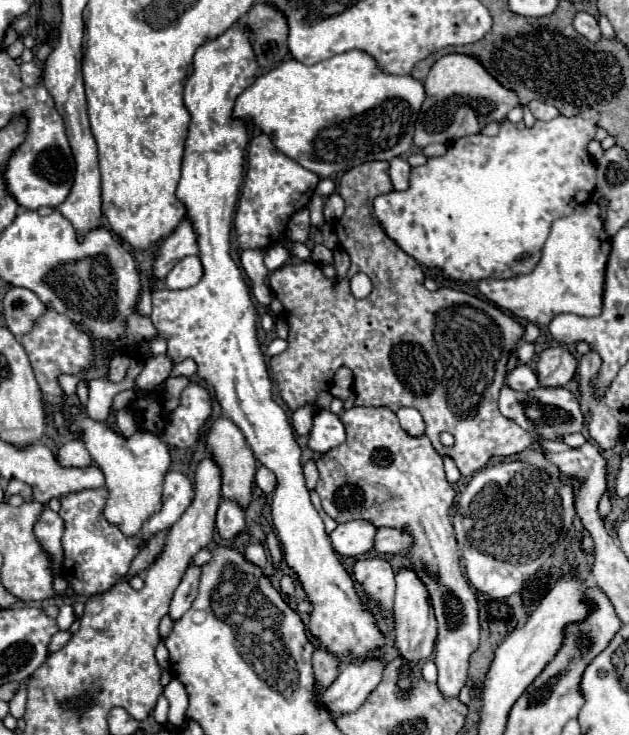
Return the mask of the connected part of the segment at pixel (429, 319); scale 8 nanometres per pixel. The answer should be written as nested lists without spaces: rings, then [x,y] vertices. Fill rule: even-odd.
[[[365,162],[365,164],[355,166],[355,168],[351,168],[349,172],[343,174],[343,178],[341,178],[341,182],[339,182],[339,194],[341,194],[341,198],[345,200],[345,214],[343,214],[343,218],[337,222],[335,232],[337,232],[337,236],[339,236],[341,248],[347,250],[349,256],[351,256],[351,268],[349,268],[349,272],[345,274],[345,278],[341,278],[341,280],[325,278],[321,266],[314,262],[306,261],[295,262],[295,264],[291,264],[291,266],[281,266],[279,270],[275,270],[275,272],[271,274],[269,286],[271,286],[271,290],[275,292],[275,296],[277,296],[277,298],[283,302],[283,306],[285,306],[285,318],[287,318],[287,324],[289,324],[289,340],[287,340],[289,346],[287,346],[285,352],[281,352],[279,356],[273,356],[273,358],[271,358],[269,368],[271,368],[271,372],[273,372],[273,380],[275,380],[275,384],[277,384],[279,396],[283,398],[283,402],[285,402],[285,404],[289,406],[289,410],[293,410],[293,412],[299,410],[299,408],[303,408],[303,406],[307,406],[307,404],[315,404],[319,392],[329,390],[331,380],[333,380],[333,374],[335,374],[341,366],[351,368],[351,372],[353,372],[353,384],[355,384],[355,406],[385,406],[385,408],[389,408],[389,410],[393,410],[393,412],[397,412],[397,410],[403,408],[403,406],[417,408],[417,410],[423,414],[423,420],[425,420],[425,424],[427,424],[427,438],[431,440],[431,444],[433,444],[433,448],[437,450],[437,454],[449,456],[449,458],[457,464],[461,476],[463,476],[463,478],[471,478],[479,468],[483,468],[483,466],[489,462],[491,456],[511,456],[511,454],[523,452],[527,446],[531,446],[531,444],[535,442],[535,436],[533,436],[533,434],[529,434],[527,430],[523,430],[521,426],[517,426],[513,420],[505,418],[505,416],[497,410],[499,388],[503,386],[505,376],[507,376],[505,364],[507,364],[509,354],[517,348],[517,342],[519,342],[521,336],[523,336],[523,326],[521,326],[517,320],[513,320],[509,314],[505,314],[503,310],[499,310],[495,304],[485,302],[485,300],[481,300],[481,298],[477,298],[477,296],[471,296],[471,294],[465,294],[465,292],[459,292],[459,290],[457,290],[457,300],[451,300],[451,292],[449,292],[449,300],[447,300],[447,294],[429,292],[429,290],[423,286],[425,274],[423,274],[419,262],[417,262],[415,258],[411,258],[409,254],[405,254],[405,252],[385,234],[385,230],[381,228],[379,220],[373,216],[373,200],[375,200],[377,196],[381,196],[381,194],[389,194],[391,190],[393,190],[393,184],[389,182],[389,164],[387,164],[387,162]],[[355,272],[367,274],[367,276],[371,278],[371,282],[373,282],[373,292],[371,292],[365,300],[357,300],[357,298],[351,294],[351,290],[349,290],[349,278],[351,278]],[[441,432],[451,432],[451,434],[453,434],[455,444],[453,444],[451,448],[447,448],[447,446],[443,446],[443,444],[439,442],[439,434],[441,434]]]

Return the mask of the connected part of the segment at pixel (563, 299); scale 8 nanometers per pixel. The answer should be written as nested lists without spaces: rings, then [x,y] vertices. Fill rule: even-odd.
[[[585,202],[565,218],[559,218],[551,226],[551,234],[543,246],[541,260],[531,274],[521,274],[517,278],[485,278],[479,282],[479,292],[485,294],[499,308],[509,310],[517,318],[533,322],[537,326],[547,326],[557,314],[577,314],[577,316],[599,316],[603,306],[603,284],[605,284],[605,264],[611,252],[609,236],[605,234],[603,222],[599,218],[599,206],[595,202]]]

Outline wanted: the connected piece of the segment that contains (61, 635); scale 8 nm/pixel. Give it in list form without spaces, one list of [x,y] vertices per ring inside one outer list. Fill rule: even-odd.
[[[59,630],[53,638],[51,638],[51,642],[49,642],[49,654],[53,654],[53,652],[57,652],[57,650],[61,650],[67,642],[69,642],[69,638],[71,638],[71,634],[69,632],[63,632],[63,630]]]

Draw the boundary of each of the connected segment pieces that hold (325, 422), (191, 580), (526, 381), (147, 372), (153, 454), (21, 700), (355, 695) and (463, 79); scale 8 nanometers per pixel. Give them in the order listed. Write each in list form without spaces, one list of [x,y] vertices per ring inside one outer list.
[[[317,410],[313,416],[313,430],[309,434],[309,450],[325,454],[341,442],[345,442],[345,428],[339,416],[329,410]]]
[[[189,566],[179,588],[175,590],[173,600],[171,600],[171,608],[169,608],[169,616],[173,622],[177,618],[181,618],[189,610],[189,606],[193,604],[193,598],[197,596],[197,586],[199,586],[199,574],[201,574],[201,568]]]
[[[519,364],[507,378],[507,384],[513,388],[513,390],[523,390],[523,392],[529,392],[533,388],[539,386],[537,382],[537,374],[527,366],[527,364]]]
[[[167,354],[155,356],[155,358],[147,358],[143,372],[137,378],[137,388],[145,388],[145,390],[153,390],[155,384],[165,382],[171,374],[173,362]]]
[[[69,408],[69,430],[83,432],[83,442],[93,456],[93,462],[103,470],[109,498],[105,504],[105,518],[117,524],[127,536],[141,530],[143,522],[161,508],[163,478],[169,470],[171,458],[167,446],[149,430],[139,430],[131,438],[121,438],[107,428],[105,422],[95,422],[77,408]]]
[[[25,678],[25,682],[19,684],[19,690],[17,694],[13,696],[13,700],[9,702],[9,708],[11,708],[11,714],[15,718],[21,718],[23,712],[25,712],[25,700],[27,700],[27,684],[29,684],[29,678]]]
[[[363,660],[361,664],[341,664],[337,680],[323,692],[319,702],[333,714],[351,714],[381,682],[381,660]]]
[[[447,54],[439,58],[429,70],[423,86],[427,96],[417,118],[413,140],[413,144],[419,148],[435,142],[453,144],[463,136],[481,134],[489,122],[505,120],[507,110],[517,106],[517,94],[503,88],[475,58],[463,54]]]

